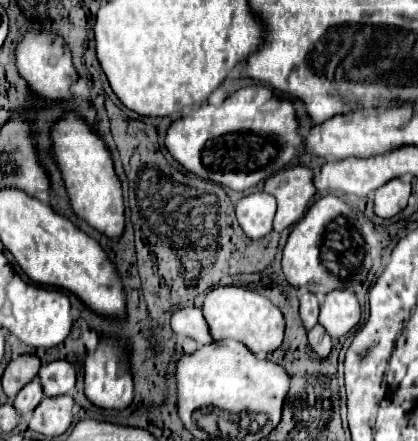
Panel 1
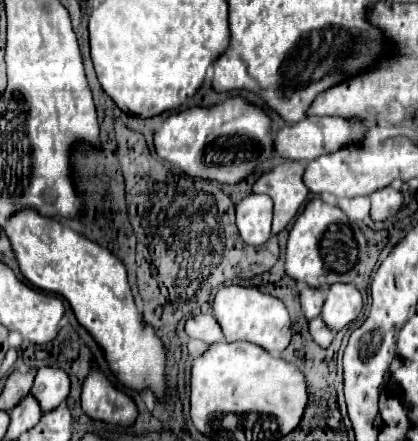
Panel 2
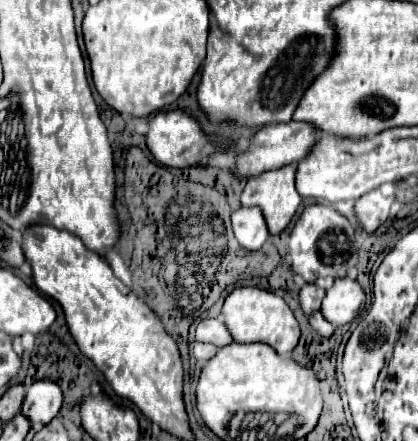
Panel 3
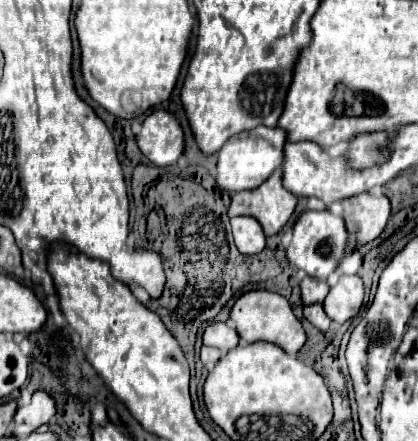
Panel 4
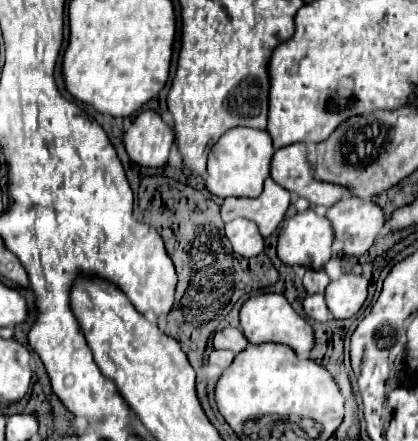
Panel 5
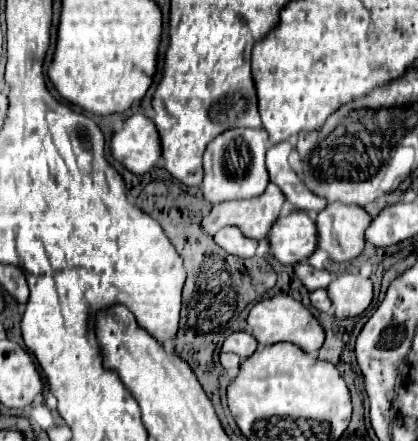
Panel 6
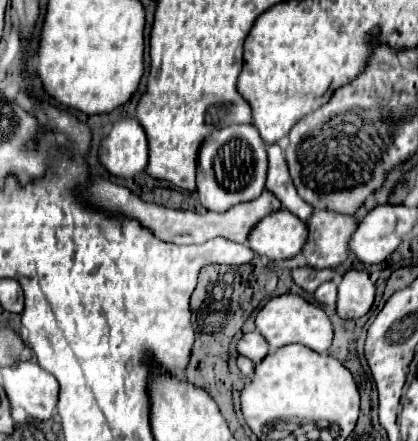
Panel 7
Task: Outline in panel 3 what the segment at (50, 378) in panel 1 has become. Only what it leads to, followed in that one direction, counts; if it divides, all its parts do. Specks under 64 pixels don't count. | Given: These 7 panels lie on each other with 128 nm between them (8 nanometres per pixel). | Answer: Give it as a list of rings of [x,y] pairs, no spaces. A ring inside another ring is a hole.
[[[36,380],[24,398],[22,414],[28,416],[30,422],[42,422],[48,424],[62,406],[62,390],[52,380]]]

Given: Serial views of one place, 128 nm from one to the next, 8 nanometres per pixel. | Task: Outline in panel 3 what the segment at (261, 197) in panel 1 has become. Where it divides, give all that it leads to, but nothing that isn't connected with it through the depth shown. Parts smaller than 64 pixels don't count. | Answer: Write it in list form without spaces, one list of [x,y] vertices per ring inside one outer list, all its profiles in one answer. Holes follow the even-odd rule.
[[[258,206],[238,208],[232,214],[232,226],[234,226],[236,240],[246,250],[260,250],[262,244],[266,242],[266,238],[270,236],[270,232],[266,228],[264,214],[262,214],[262,210]]]

